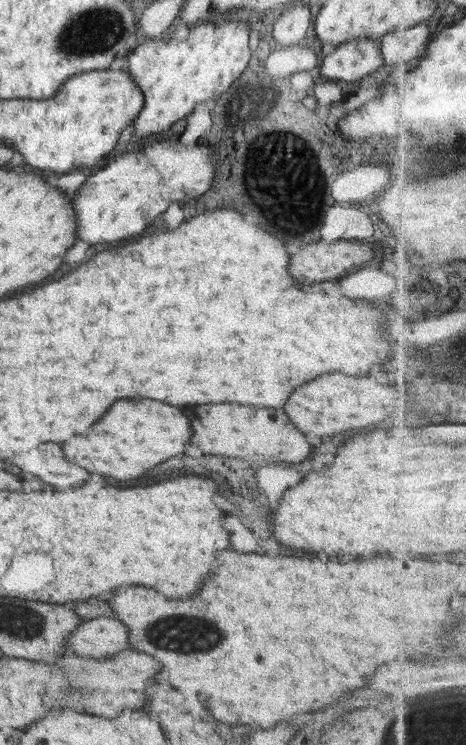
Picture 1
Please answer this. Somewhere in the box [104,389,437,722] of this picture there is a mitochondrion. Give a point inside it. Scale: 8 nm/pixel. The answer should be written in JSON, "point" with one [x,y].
{"point":[182,634]}

